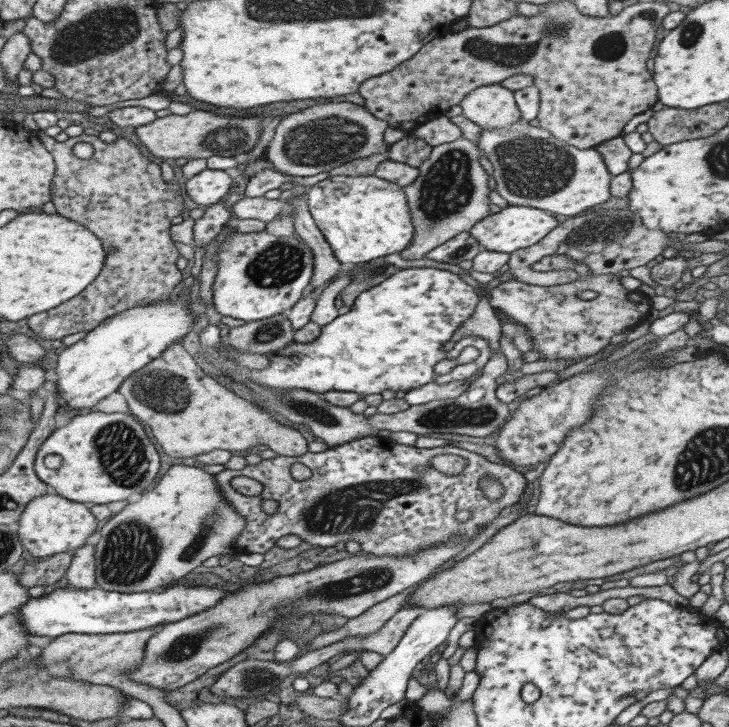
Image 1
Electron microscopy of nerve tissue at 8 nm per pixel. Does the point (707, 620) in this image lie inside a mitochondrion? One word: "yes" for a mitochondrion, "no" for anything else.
no

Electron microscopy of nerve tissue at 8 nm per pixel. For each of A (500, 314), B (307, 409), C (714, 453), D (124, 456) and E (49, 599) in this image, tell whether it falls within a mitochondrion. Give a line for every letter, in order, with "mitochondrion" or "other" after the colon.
A: other
B: mitochondrion
C: mitochondrion
D: mitochondrion
E: other

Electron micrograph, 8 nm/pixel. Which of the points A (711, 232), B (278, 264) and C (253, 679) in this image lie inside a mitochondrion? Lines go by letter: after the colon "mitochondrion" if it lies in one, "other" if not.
A: other
B: mitochondrion
C: mitochondrion

